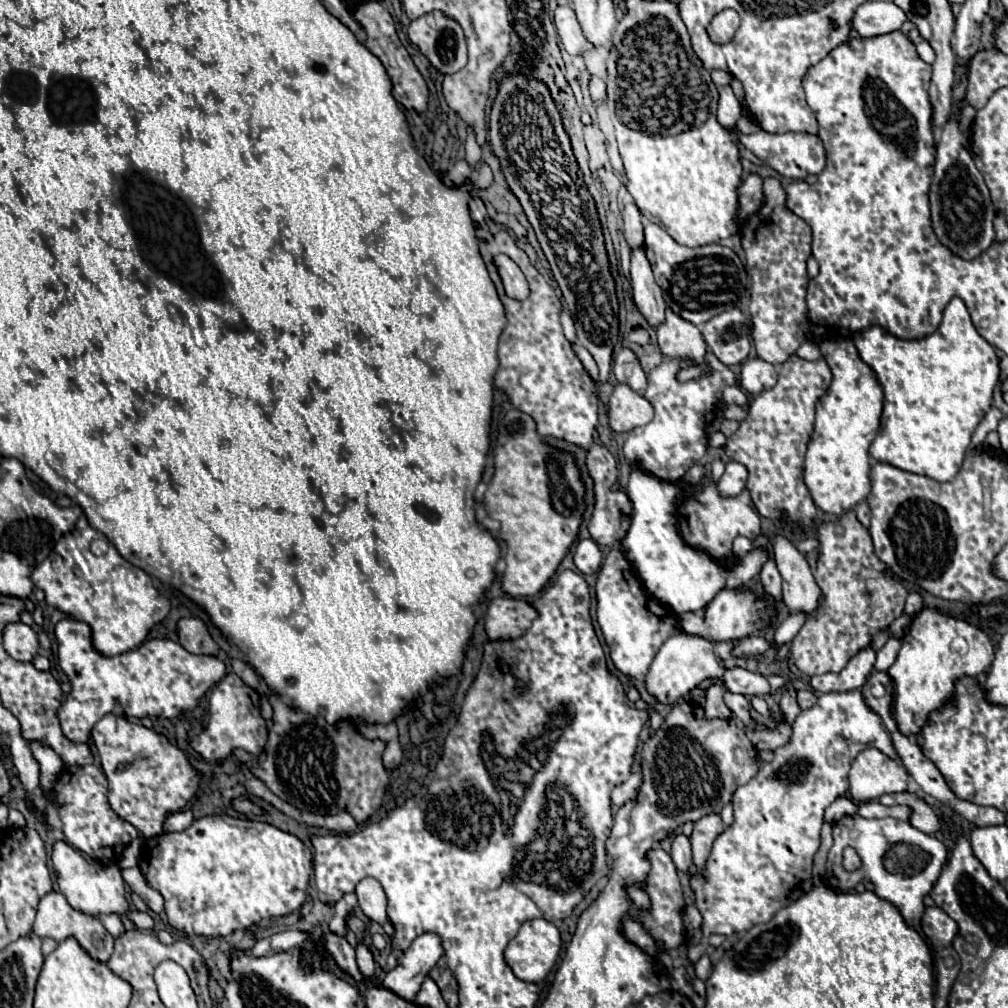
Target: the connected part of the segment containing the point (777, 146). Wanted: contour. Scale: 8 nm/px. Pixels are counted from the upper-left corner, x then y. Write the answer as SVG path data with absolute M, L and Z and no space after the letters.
M758 132L752 136L738 136L740 142L760 160L764 160L770 168L774 168L778 174L786 176L786 178L794 178L794 180L804 180L808 174L820 174L824 170L826 164L826 150L820 142L818 136L812 134L794 134L794 132L786 132L786 134L768 134L768 132Z

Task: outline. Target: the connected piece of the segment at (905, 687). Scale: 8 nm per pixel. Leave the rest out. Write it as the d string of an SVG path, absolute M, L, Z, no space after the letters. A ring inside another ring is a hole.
M924 608L918 616L914 616L908 634L902 638L902 648L898 652L896 662L888 668L888 676L892 678L894 688L894 704L892 704L892 718L896 720L900 732L912 738L924 728L928 716L948 704L956 690L956 680L970 676L976 678L978 674L986 672L992 664L994 648L990 638L976 626L942 614L940 610ZM956 638L964 638L968 650L958 654L952 648Z

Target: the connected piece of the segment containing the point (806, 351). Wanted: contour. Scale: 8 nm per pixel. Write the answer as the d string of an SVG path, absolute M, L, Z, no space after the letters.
M810 341L802 344L796 354L798 354L800 358L804 358L804 360L818 360L818 358L820 358L819 347Z

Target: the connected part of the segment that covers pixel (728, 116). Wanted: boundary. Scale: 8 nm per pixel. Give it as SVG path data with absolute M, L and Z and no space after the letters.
M730 86L720 88L720 100L718 100L718 112L716 118L722 126L732 126L740 118L740 102L736 100Z

